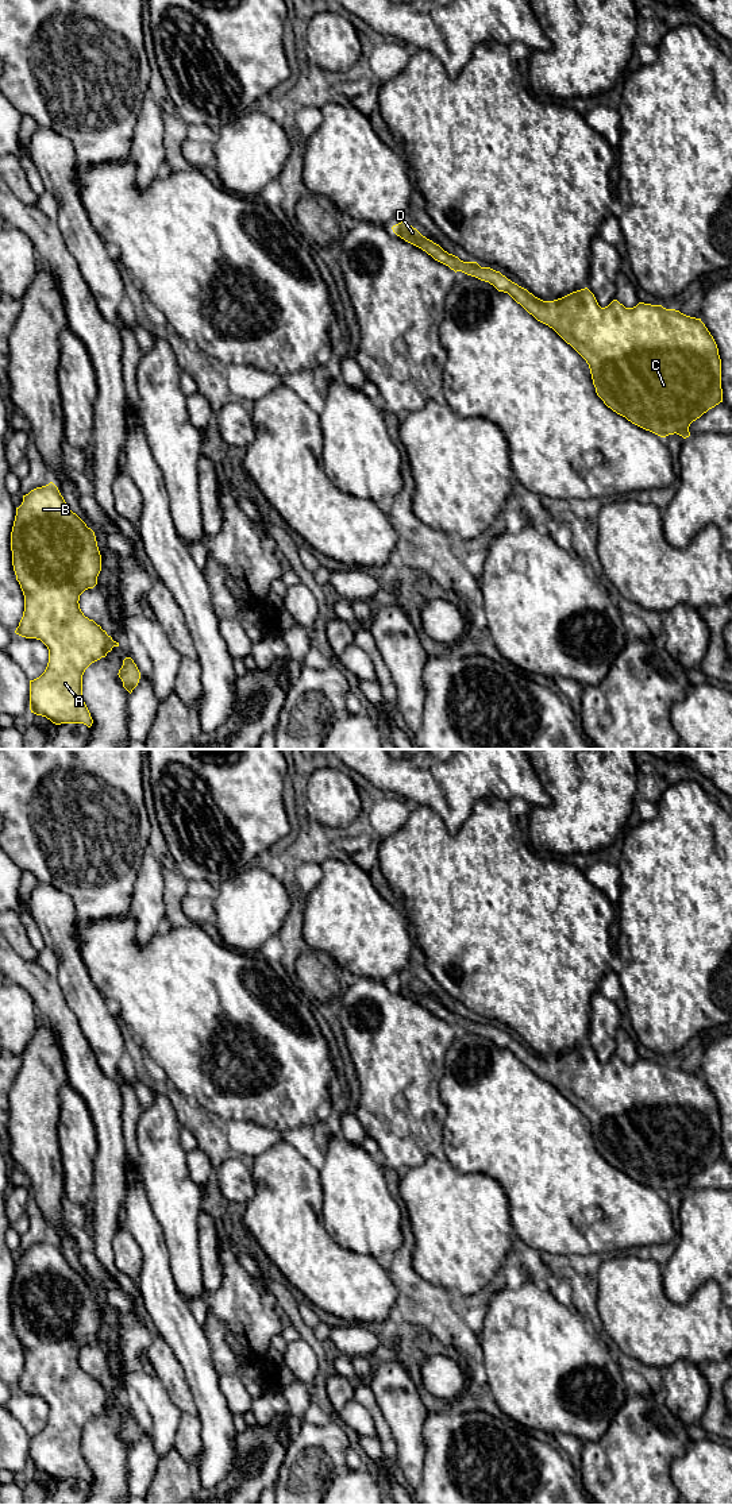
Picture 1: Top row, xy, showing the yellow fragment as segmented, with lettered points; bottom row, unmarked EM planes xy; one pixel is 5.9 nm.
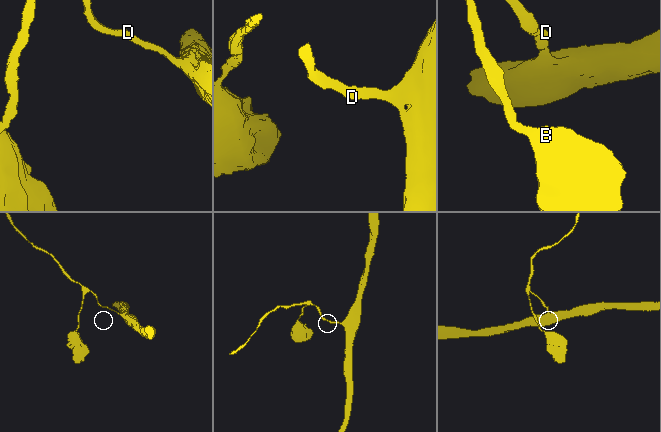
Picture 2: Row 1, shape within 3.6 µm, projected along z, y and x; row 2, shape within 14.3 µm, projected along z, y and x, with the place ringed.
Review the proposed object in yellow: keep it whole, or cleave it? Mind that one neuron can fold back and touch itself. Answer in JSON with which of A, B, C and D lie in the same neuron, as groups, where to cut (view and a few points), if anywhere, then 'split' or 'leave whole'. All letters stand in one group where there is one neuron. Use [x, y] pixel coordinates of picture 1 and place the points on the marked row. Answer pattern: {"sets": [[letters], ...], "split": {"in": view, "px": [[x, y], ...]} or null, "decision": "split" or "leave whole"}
{"sets": [["A", "B", "C", "D"]], "split": null, "decision": "leave whole"}

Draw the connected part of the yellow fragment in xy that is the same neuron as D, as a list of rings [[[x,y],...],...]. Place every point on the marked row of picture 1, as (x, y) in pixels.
[[[405,221],[392,229],[455,273],[462,271],[508,293],[538,321],[552,328],[589,364],[597,395],[632,424],[660,437],[677,433],[686,439],[690,436],[690,424],[723,402],[718,348],[701,319],[644,302],[625,308],[613,300],[601,308],[587,288],[554,301],[543,301],[500,271],[448,254]]]

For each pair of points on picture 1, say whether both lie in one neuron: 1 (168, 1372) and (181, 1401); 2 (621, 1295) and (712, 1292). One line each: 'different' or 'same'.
1: same
2: same

